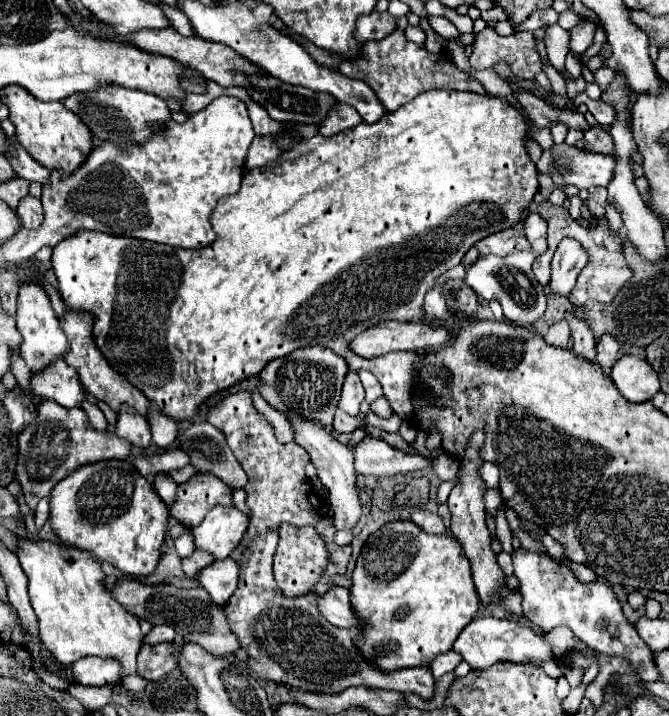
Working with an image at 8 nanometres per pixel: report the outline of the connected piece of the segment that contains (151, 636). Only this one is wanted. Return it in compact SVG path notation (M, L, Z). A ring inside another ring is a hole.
M153 626L149 634L143 636L143 644L161 644L171 640L175 640L175 634L173 634L173 628L169 626Z

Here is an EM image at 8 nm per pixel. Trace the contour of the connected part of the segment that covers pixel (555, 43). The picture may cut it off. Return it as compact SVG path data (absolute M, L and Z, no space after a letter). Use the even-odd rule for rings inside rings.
M557 24L549 26L547 36L545 36L545 46L547 46L549 62L557 70L561 70L565 66L565 56L569 52L569 32L563 32Z

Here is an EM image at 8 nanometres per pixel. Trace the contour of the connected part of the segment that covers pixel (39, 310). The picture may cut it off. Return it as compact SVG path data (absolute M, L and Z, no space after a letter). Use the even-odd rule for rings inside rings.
M33 282L21 284L19 294L17 294L15 322L17 322L17 330L23 336L21 354L29 368L43 368L43 364L49 364L49 360L53 360L53 356L63 356L67 352L69 346L67 346L65 332L59 324L59 318L55 316L53 308L51 308L47 292L39 284L33 284Z

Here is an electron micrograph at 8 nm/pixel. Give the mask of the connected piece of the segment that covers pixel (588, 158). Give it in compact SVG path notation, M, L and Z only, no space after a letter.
M565 142L543 150L543 156L537 160L537 170L549 174L557 186L575 184L577 188L607 186L613 178L613 166L613 156L593 154L579 148L573 156L573 146Z

